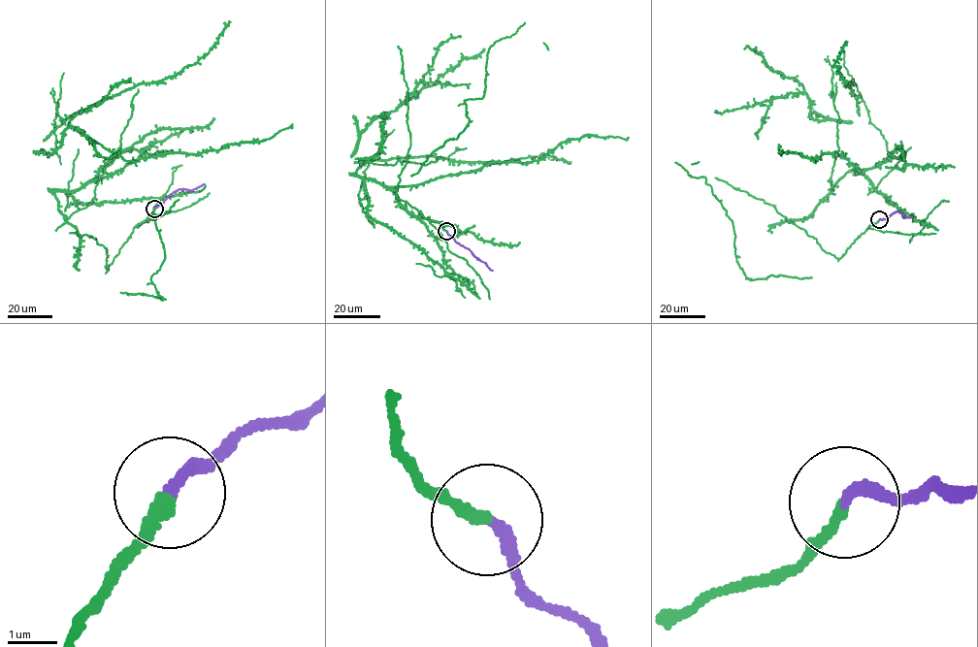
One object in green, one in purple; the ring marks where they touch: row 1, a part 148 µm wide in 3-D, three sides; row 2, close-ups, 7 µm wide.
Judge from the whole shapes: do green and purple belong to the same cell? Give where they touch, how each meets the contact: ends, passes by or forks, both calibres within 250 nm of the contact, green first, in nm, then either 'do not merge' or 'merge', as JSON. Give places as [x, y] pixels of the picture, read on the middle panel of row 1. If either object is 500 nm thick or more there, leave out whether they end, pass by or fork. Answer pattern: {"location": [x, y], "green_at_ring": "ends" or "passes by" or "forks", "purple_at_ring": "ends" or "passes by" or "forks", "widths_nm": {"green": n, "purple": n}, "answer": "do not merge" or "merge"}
{"location": [446, 231], "green_at_ring": "ends", "purple_at_ring": "ends", "widths_nm": {"green": 240, "purple": 240}, "answer": "do not merge"}

